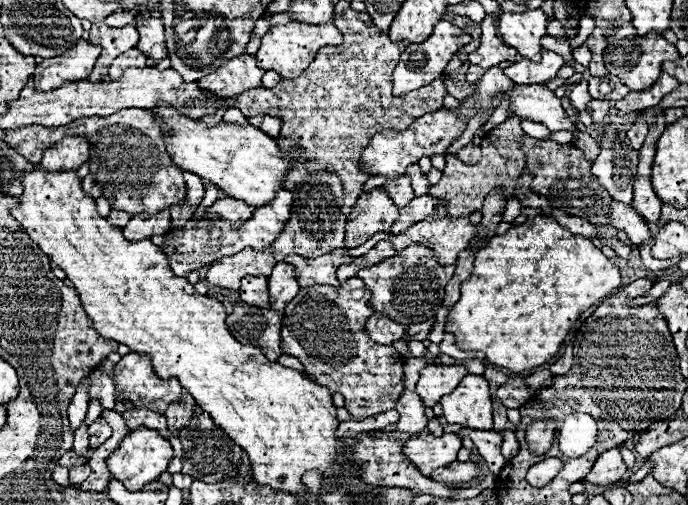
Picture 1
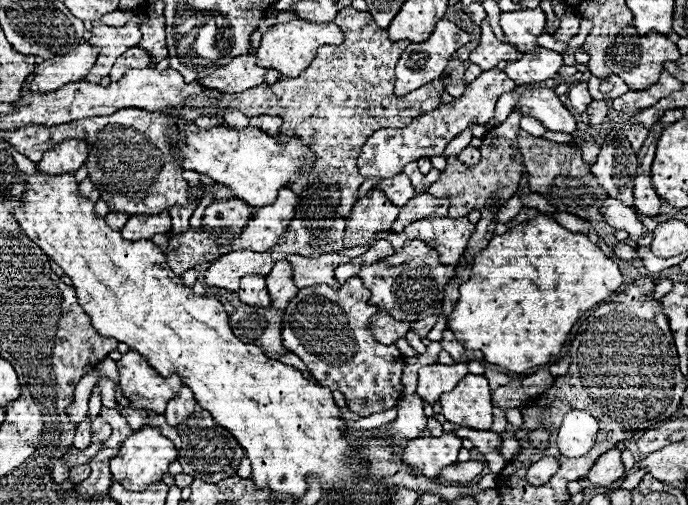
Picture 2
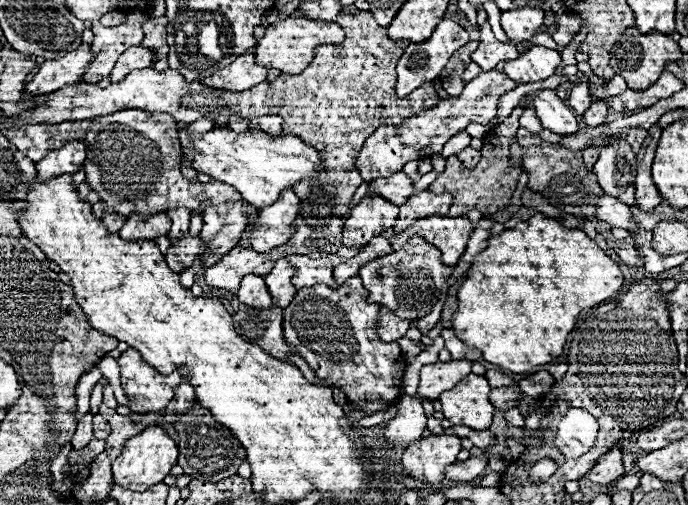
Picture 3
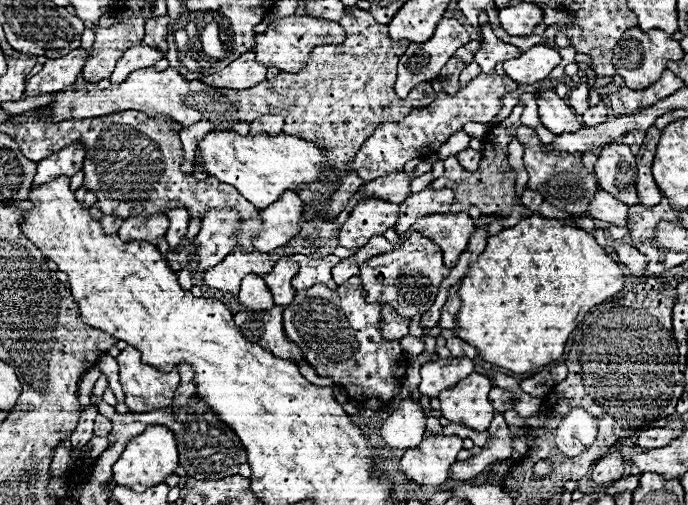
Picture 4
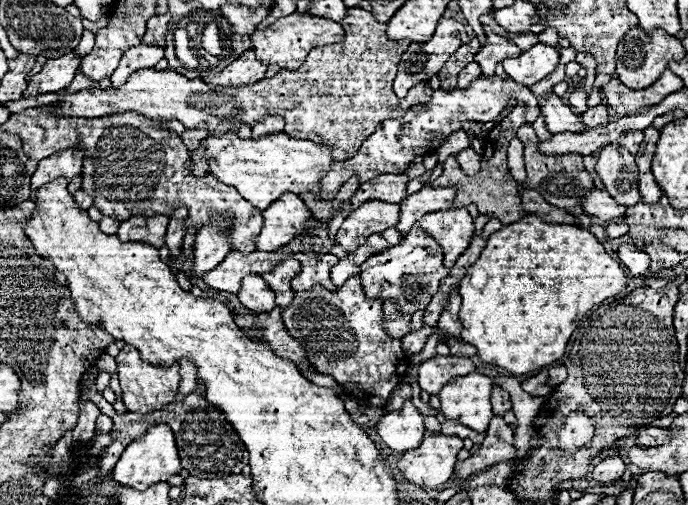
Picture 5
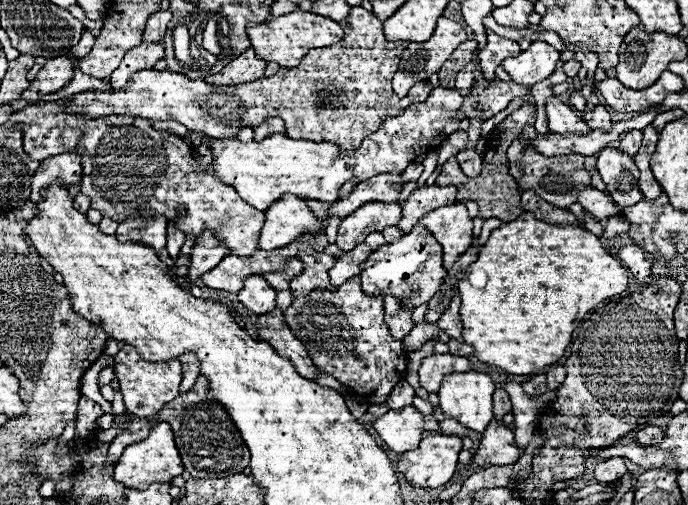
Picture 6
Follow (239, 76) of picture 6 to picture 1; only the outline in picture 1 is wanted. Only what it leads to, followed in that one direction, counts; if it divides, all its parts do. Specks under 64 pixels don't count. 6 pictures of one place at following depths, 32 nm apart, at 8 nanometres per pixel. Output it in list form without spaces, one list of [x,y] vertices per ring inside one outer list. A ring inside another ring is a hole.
[[[242,54],[228,60],[224,66],[216,68],[212,74],[198,80],[202,92],[216,96],[238,96],[244,90],[256,88],[262,84],[264,70],[256,66],[256,58]]]

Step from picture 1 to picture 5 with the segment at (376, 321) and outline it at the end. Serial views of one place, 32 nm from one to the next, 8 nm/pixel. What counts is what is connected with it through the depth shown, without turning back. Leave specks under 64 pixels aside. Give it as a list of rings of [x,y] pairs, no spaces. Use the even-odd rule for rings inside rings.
[[[384,302],[384,330],[390,338],[404,338],[410,332],[410,316],[400,314],[392,302]]]

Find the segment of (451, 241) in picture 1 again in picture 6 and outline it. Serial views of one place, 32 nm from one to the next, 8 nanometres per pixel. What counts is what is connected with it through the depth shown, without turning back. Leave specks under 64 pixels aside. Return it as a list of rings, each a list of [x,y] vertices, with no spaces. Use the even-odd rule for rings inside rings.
[[[446,206],[446,208],[440,208],[440,210],[432,210],[428,214],[424,214],[420,220],[418,220],[420,226],[428,228],[428,232],[442,244],[444,248],[444,268],[450,270],[456,262],[456,258],[460,254],[464,254],[464,250],[468,250],[468,246],[472,244],[472,218],[468,216],[466,212],[466,206]]]

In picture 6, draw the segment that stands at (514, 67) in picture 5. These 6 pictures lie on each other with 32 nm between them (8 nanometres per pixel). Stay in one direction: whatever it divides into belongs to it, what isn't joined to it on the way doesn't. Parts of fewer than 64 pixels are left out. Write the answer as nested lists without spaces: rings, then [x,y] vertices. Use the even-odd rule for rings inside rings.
[[[536,40],[528,50],[520,52],[518,56],[504,58],[502,66],[512,76],[514,82],[522,86],[534,86],[546,80],[556,70],[558,60],[560,60],[558,50],[554,50],[546,42]]]

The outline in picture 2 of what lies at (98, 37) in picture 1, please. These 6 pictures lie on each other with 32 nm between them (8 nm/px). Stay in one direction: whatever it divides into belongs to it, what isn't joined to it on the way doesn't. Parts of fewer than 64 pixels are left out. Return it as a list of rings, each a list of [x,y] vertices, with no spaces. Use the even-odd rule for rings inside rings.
[[[134,14],[132,20],[126,26],[118,26],[118,28],[108,28],[108,26],[94,26],[92,38],[88,42],[92,42],[92,46],[100,46],[100,54],[96,64],[92,66],[86,82],[100,82],[104,76],[110,74],[112,62],[124,54],[124,50],[138,46],[142,34],[138,30],[138,22],[140,22],[140,14]]]

